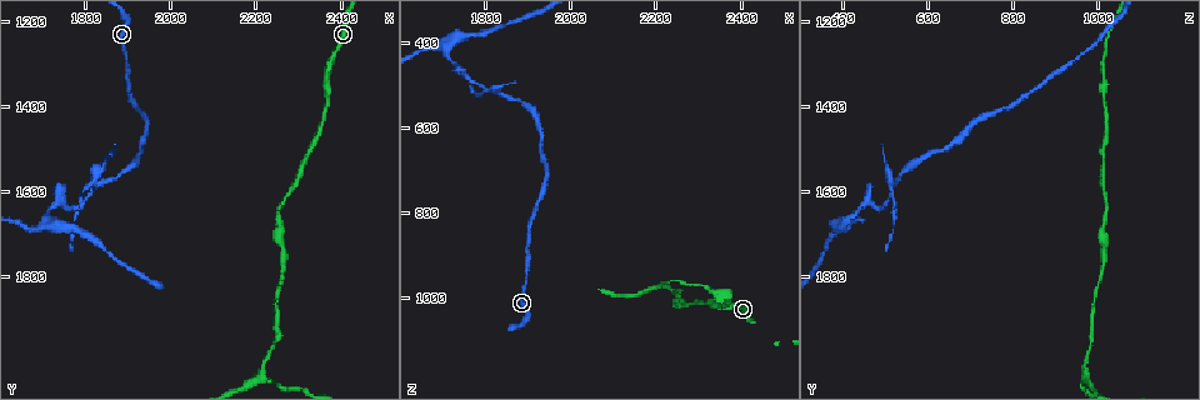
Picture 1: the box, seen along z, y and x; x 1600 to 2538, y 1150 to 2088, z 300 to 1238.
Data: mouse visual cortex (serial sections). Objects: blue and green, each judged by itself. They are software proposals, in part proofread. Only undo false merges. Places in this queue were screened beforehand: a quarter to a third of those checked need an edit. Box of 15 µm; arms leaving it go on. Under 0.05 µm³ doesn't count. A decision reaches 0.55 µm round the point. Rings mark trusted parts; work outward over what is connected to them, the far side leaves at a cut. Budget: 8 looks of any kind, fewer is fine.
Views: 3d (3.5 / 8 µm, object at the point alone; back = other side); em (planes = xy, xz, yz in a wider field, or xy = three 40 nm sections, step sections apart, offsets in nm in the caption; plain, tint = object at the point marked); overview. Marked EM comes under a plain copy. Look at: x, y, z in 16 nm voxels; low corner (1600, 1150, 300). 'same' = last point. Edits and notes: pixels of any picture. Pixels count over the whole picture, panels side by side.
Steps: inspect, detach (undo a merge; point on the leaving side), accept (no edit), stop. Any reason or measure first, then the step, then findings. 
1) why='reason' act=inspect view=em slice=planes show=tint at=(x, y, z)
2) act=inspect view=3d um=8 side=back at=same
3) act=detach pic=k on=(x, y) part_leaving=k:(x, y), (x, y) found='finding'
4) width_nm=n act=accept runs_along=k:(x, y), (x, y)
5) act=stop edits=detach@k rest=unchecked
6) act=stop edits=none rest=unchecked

why='abrupt turn' act=inspect view=3d um=3.5 side=back at=(1840, 1575, 525)

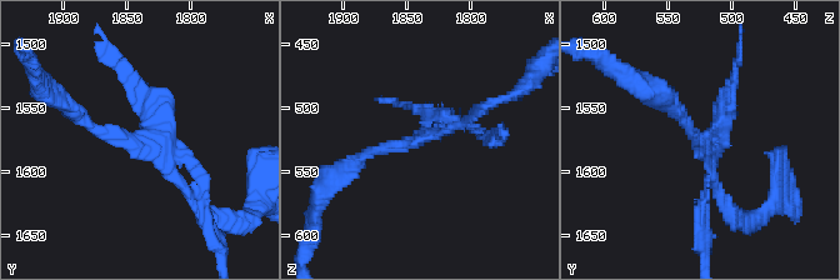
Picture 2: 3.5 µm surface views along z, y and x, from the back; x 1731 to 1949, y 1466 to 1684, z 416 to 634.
why='need the tissue' act=inspect view=em slice=planes show=tint at=(1834, 1582, 520)

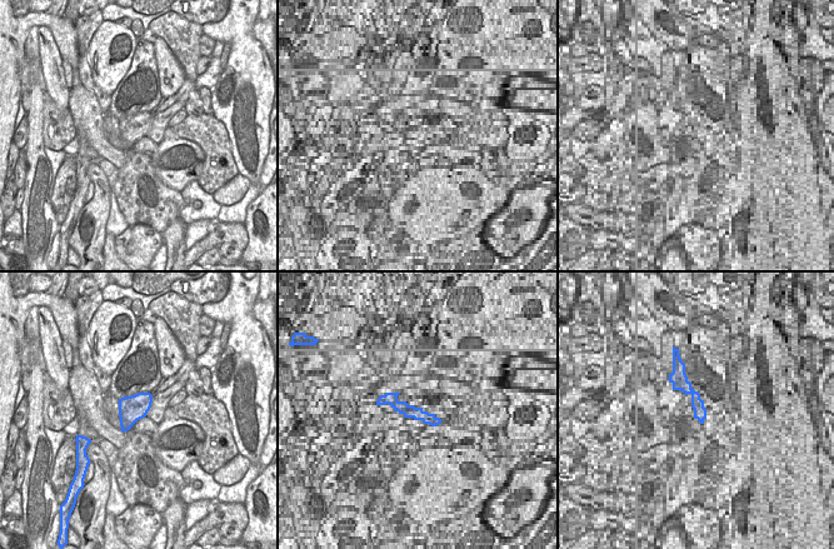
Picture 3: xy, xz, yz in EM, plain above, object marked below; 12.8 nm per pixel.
act=detach pic=2 on=(131, 98) found='two cells meet here'

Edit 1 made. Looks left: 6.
act=inspect view=overview

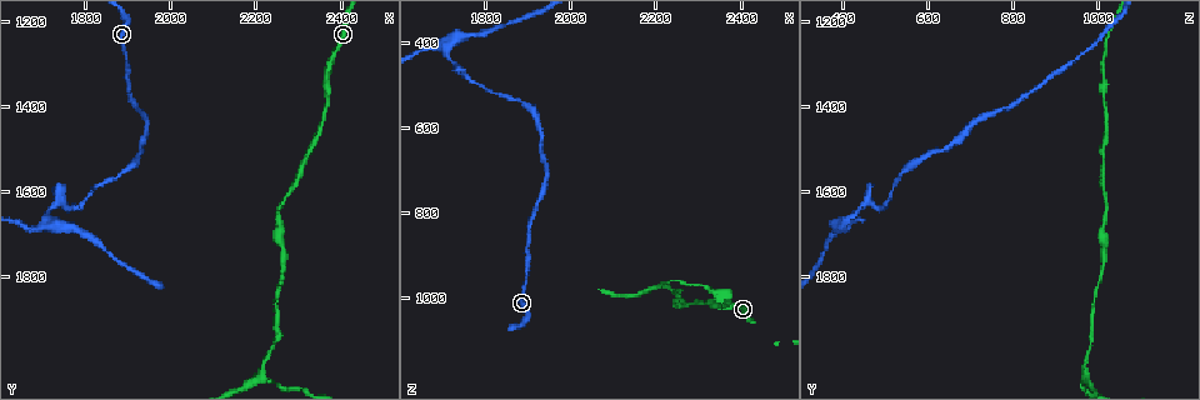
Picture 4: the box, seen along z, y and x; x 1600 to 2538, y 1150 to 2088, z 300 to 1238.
why='abrupt turn' act=inspect view=3d um=3.5 at=(1705, 1670, 410)

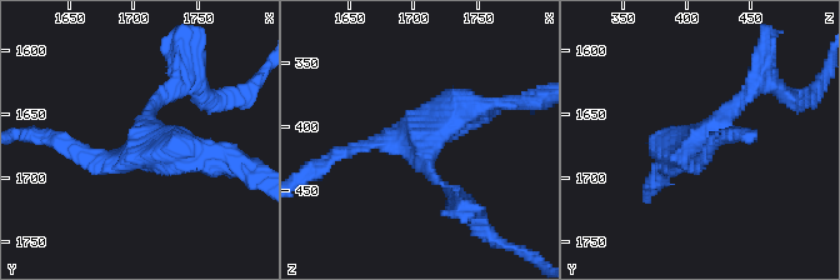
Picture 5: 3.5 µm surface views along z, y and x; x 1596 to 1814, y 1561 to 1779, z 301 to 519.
arms=3 arm_widths_nm=150,150,350 why='now the EM' act=inspect view=em slice=xy step=2 show=tint at=(1710, 1674, 408)

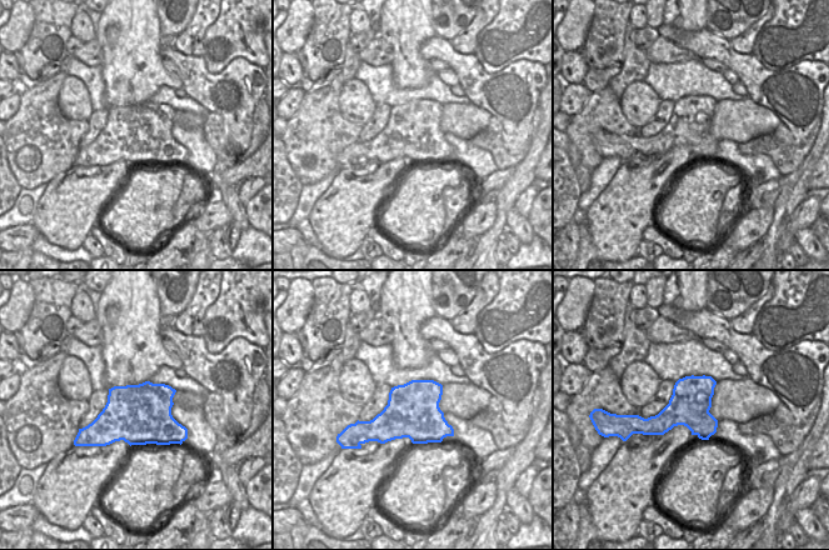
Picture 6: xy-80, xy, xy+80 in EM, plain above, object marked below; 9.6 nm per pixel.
why='cut it another way' act=inspect view=em slice=xy step=3 show=tint at=same

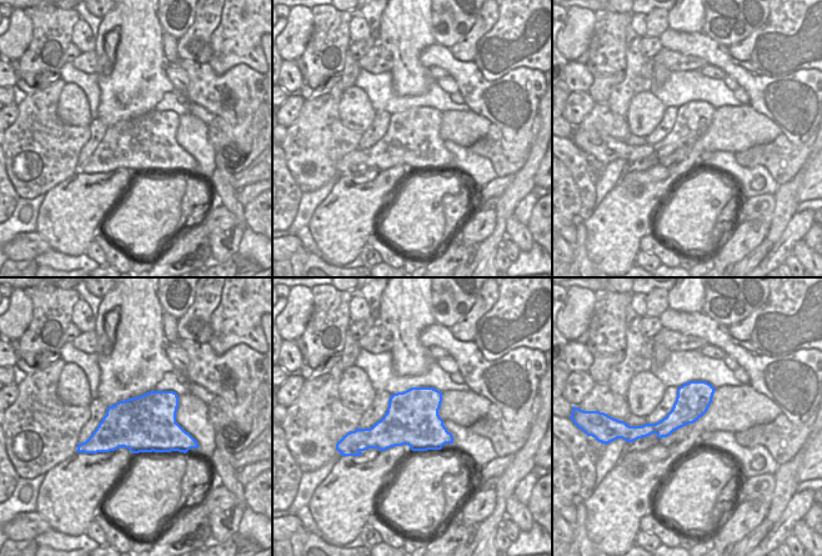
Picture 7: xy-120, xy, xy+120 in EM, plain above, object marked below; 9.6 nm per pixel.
act=accept runs_along=5:(749, 94), (689, 151), (663, 155) found='continuous, no second cell'

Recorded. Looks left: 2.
act=stop edits=detach@2 rest=unchecked

